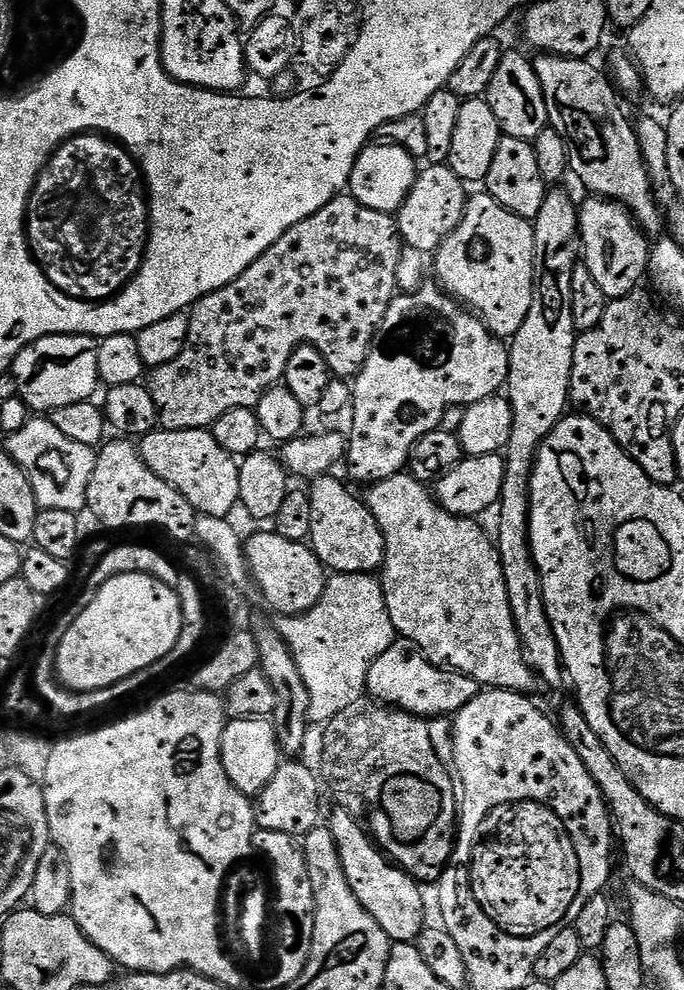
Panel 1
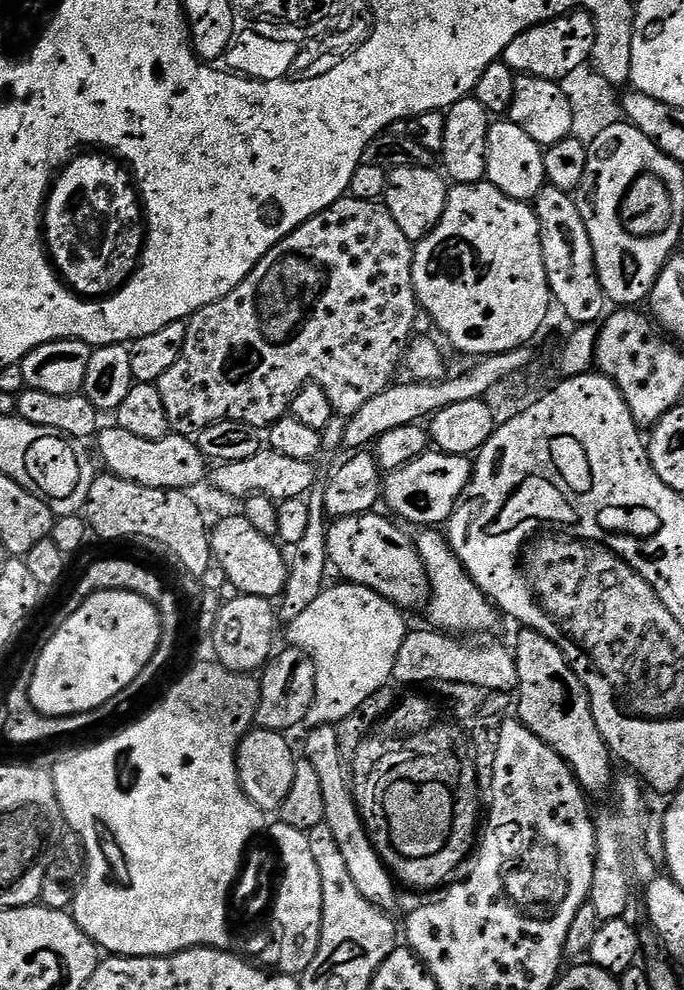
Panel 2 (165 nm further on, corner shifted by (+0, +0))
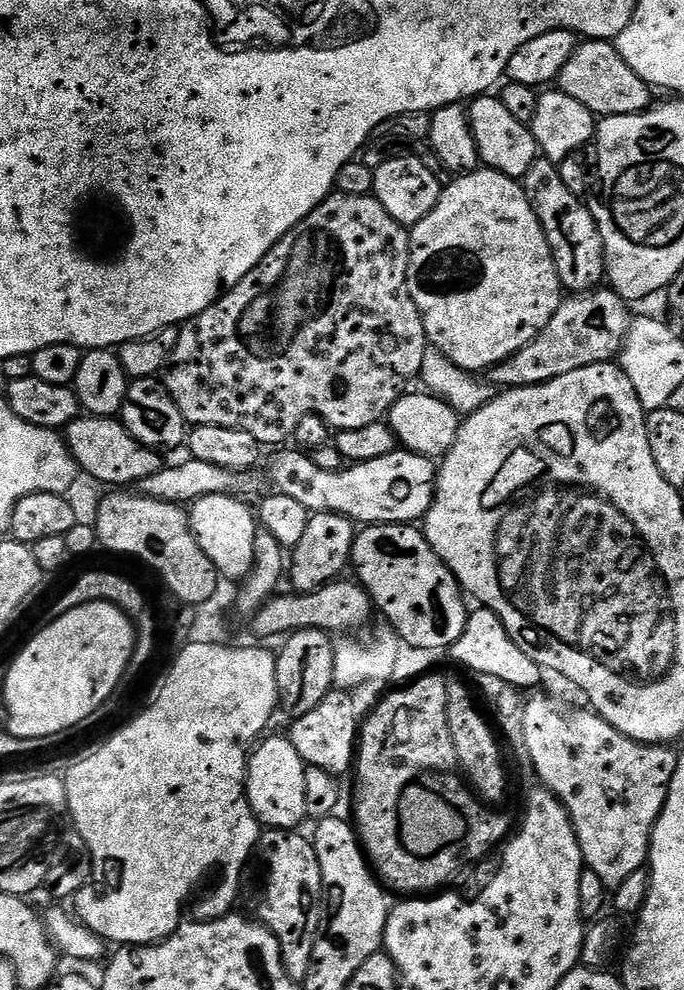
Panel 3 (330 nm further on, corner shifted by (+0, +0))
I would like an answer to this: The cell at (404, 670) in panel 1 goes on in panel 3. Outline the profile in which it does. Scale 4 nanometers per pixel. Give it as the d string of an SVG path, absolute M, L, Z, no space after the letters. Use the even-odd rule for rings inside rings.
M483 606L477 607L469 615L466 630L462 638L458 638L458 642L452 644L450 655L462 667L469 668L469 673L494 674L494 678L502 678L502 682L510 682L510 686L521 690L532 690L528 688L534 687L542 675L542 669L534 662L534 658L530 658L526 650L521 650L518 642L514 642L514 638L510 638L498 614L494 614Z

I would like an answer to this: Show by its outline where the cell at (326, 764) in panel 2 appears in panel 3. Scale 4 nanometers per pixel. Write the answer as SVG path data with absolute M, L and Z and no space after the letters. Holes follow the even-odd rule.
M333 690L310 710L310 714L302 714L291 721L290 739L294 750L304 760L305 765L326 770L326 774L343 778L354 768L354 757L358 752L358 733L362 727L362 712L356 709L356 700L351 691Z

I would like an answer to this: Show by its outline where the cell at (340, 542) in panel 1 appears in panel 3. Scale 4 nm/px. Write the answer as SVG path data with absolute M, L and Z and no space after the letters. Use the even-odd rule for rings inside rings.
M369 524L361 527L352 544L351 571L356 571L355 579L372 599L373 605L385 616L393 632L405 645L420 652L440 652L451 649L468 625L470 608L464 605L465 593L456 576L434 554L423 531L410 524Z

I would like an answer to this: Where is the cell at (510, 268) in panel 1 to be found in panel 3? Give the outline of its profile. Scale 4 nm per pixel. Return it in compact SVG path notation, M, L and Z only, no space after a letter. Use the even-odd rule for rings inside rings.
M486 167L457 175L453 180L456 181L449 188L447 185L441 191L434 210L430 210L430 214L426 214L426 218L422 218L422 222L411 225L410 243L408 245L408 289L410 290L410 298L414 298L414 302L422 314L422 322L428 335L429 345L440 350L462 371L471 374L484 374L496 364L500 364L506 358L513 356L518 350L522 350L522 346L529 344L544 329L546 322L550 322L550 318L554 318L554 314L558 310L562 299L562 289L558 270L554 266L552 251L546 242L546 234L538 222L538 214L532 208L528 195L524 192L523 183Z

